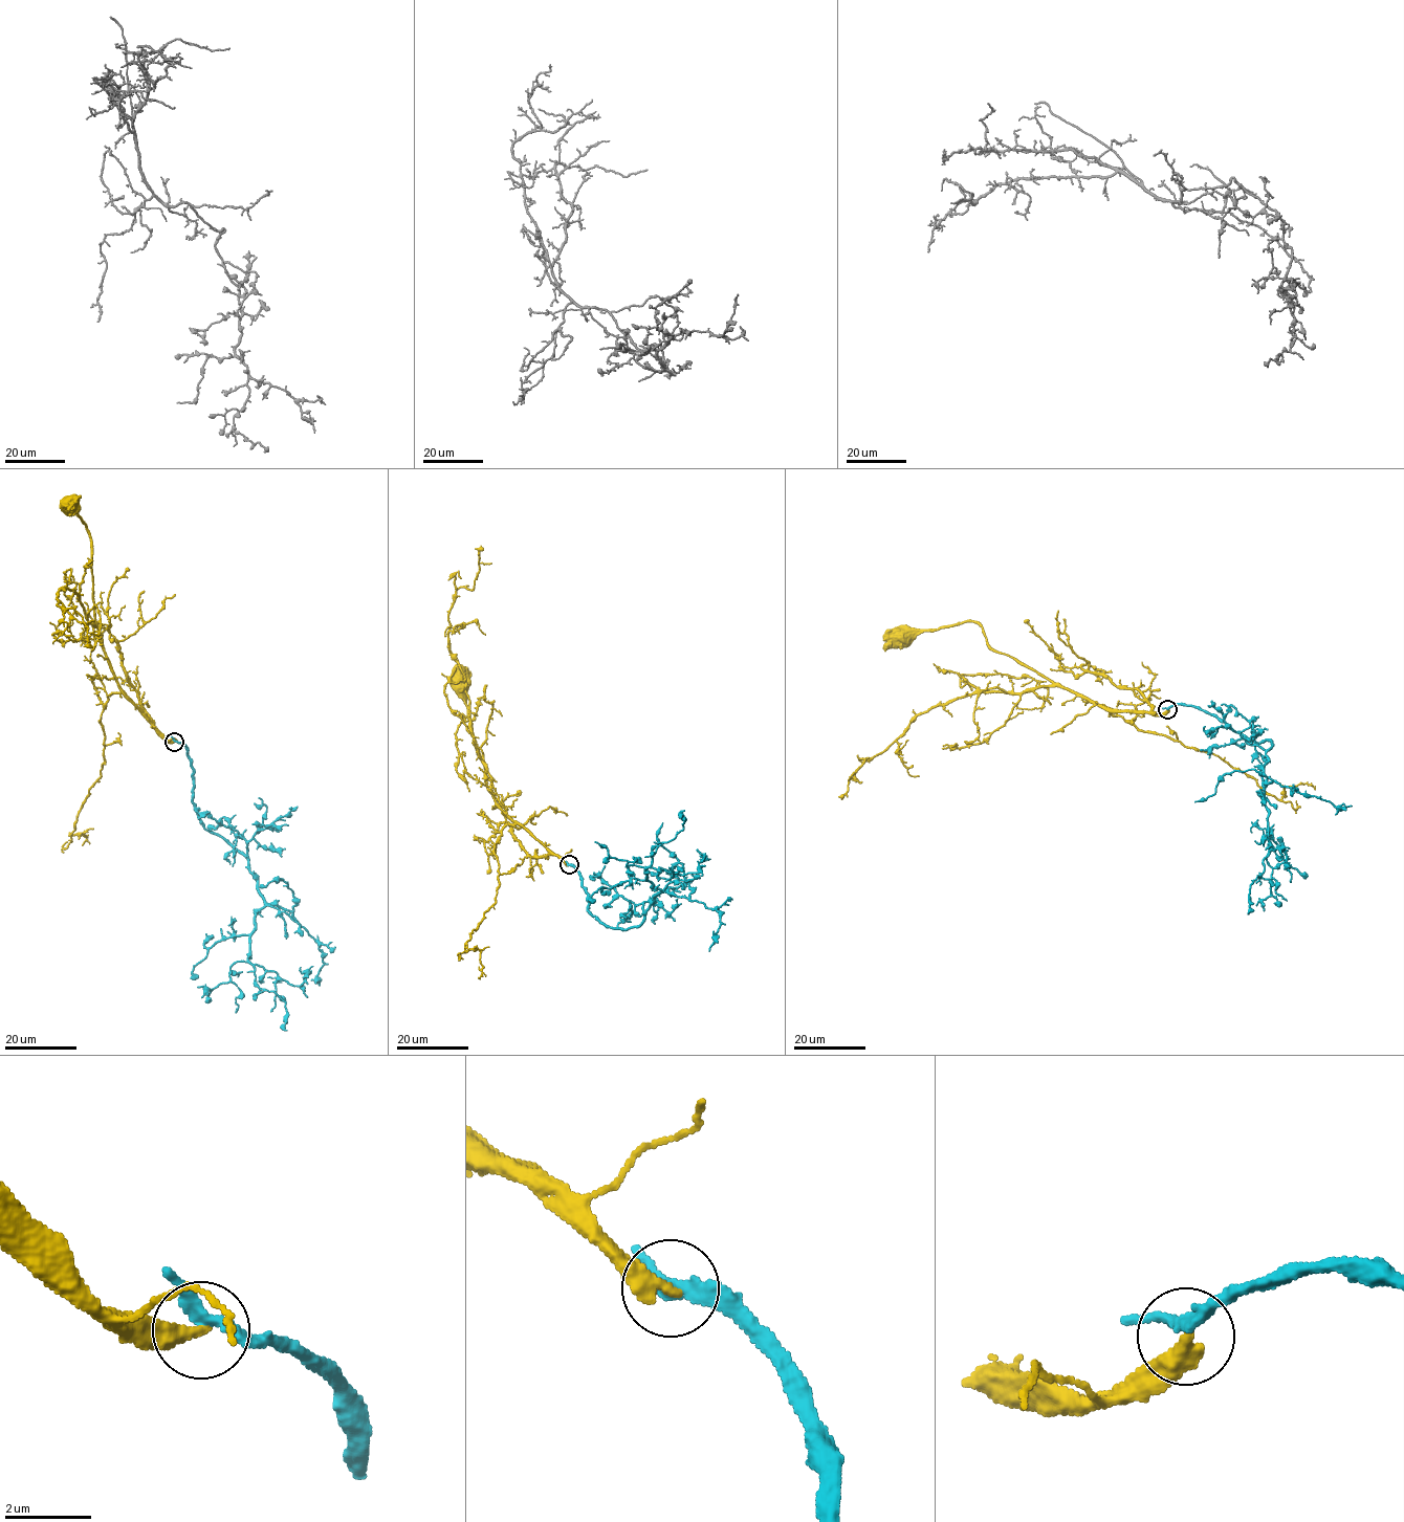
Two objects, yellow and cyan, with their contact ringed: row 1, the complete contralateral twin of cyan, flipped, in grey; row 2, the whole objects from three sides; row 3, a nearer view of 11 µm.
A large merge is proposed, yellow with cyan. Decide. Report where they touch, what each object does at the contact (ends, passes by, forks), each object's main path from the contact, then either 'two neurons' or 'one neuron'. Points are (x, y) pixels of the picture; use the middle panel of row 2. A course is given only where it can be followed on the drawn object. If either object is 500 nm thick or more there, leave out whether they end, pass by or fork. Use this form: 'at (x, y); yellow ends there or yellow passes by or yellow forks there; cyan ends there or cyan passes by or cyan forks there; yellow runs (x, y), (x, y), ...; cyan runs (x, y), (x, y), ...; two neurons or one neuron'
at (569, 864); yellow ends there; cyan passes by; yellow runs (568, 864), (526, 828), (513, 822), (486, 786), (483, 758), (477, 754), (466, 691), (460, 680); cyan runs (568, 864), (590, 914), (610, 927), (638, 925), (660, 891), (646, 879), (653, 848), (683, 829), (684, 810); two neurons

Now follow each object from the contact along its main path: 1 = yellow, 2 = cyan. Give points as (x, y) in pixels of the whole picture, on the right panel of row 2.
1: (1167, 710), (1158, 714), (1117, 712), (1095, 704), (997, 653), (973, 622), (906, 630), (896, 639)
2: (1167, 709), (1199, 707), (1243, 736), (1258, 743), (1271, 741), (1263, 771), (1269, 854), (1249, 887), (1248, 912)

